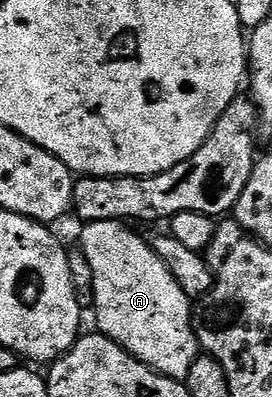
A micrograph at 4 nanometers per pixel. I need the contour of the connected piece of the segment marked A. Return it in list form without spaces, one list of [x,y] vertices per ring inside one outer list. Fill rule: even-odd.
[[[86,222],[80,227],[79,248],[87,256],[93,273],[93,293],[97,306],[97,326],[100,333],[124,344],[125,351],[135,356],[144,366],[157,373],[188,379],[193,361],[199,356],[196,341],[161,342],[165,334],[165,322],[185,322],[189,318],[191,299],[171,276],[167,264],[159,260],[152,245],[145,242],[124,223]]]

